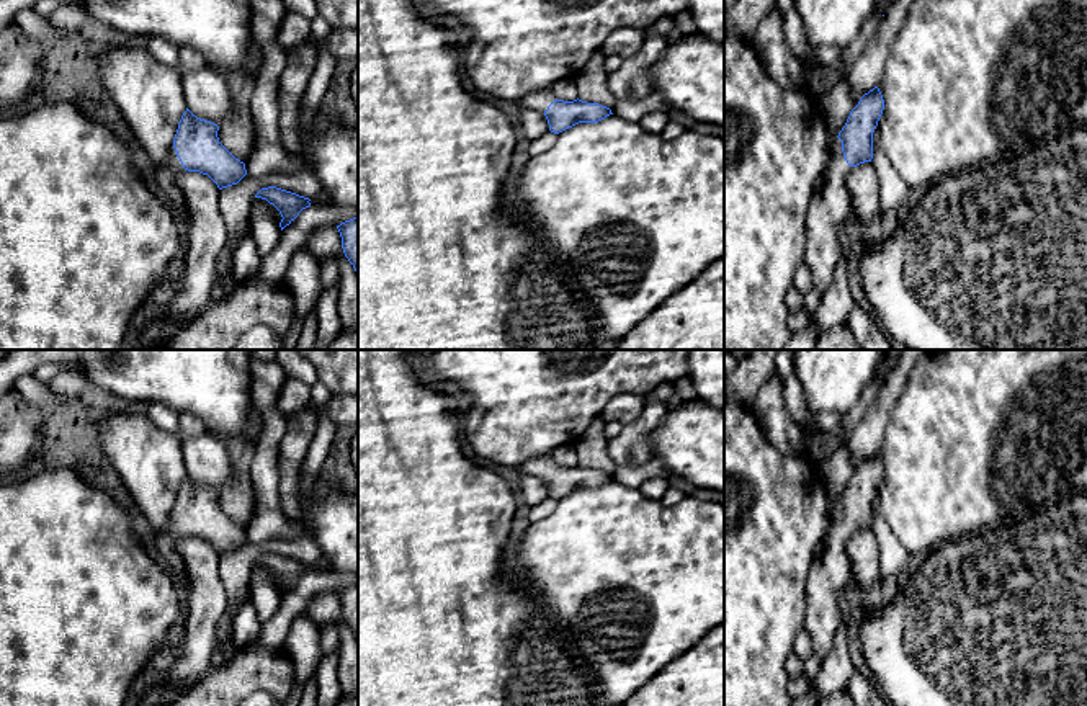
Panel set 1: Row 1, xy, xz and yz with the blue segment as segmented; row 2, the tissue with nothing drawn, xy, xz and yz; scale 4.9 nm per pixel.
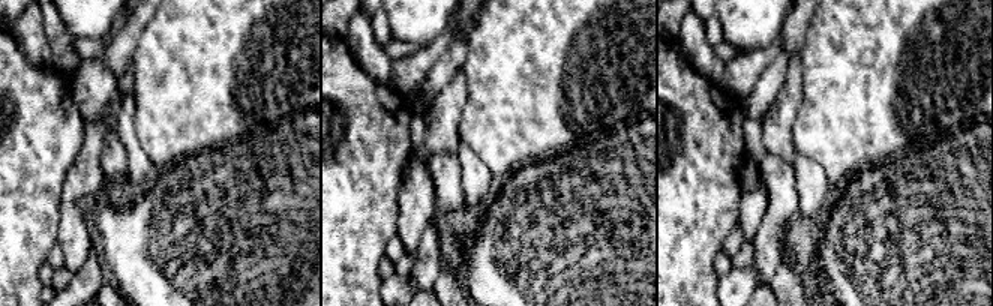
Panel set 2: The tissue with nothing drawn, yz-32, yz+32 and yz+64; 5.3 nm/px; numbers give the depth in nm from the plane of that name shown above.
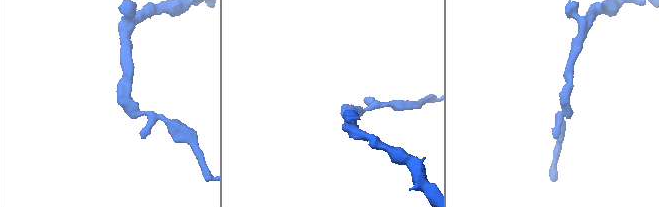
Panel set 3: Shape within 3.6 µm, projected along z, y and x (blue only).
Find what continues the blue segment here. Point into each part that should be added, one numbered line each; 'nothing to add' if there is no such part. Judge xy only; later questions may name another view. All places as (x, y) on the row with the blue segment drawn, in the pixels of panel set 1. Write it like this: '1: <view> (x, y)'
1: xy (165, 174)

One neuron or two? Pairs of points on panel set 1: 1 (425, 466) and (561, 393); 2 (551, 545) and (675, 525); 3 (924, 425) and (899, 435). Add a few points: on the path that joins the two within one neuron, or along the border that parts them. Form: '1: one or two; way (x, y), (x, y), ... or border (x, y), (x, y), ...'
1: two; border (461, 414), (461, 435), (465, 438)
2: one; way (582, 545), (644, 545)
3: one; way (917, 432), (906, 435)

